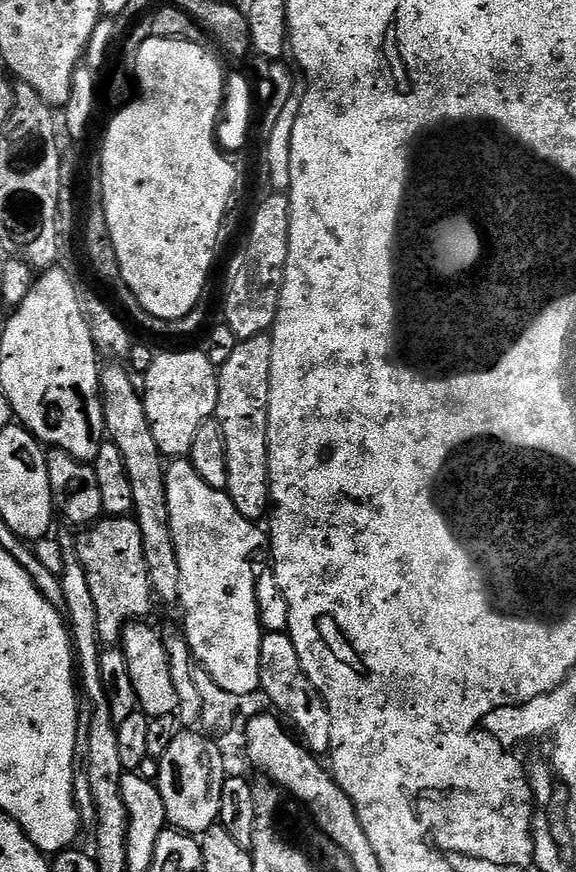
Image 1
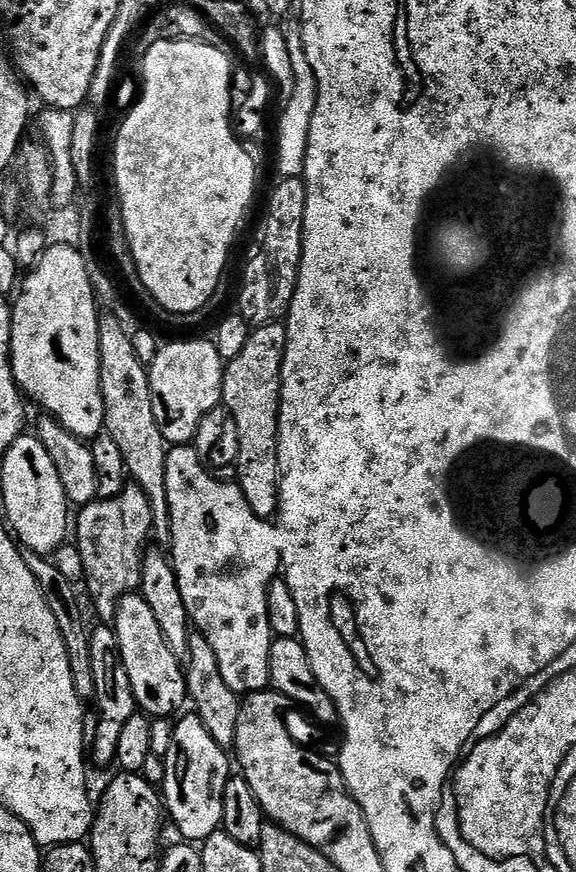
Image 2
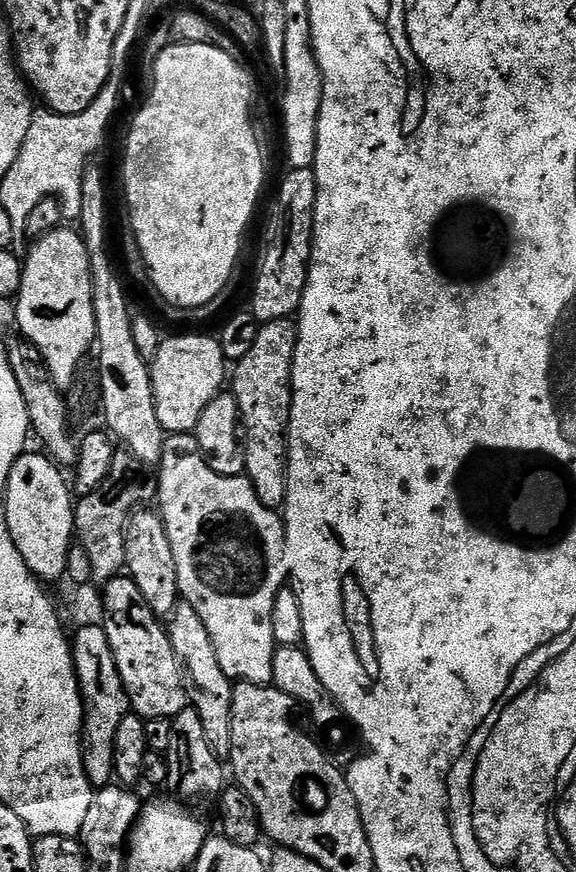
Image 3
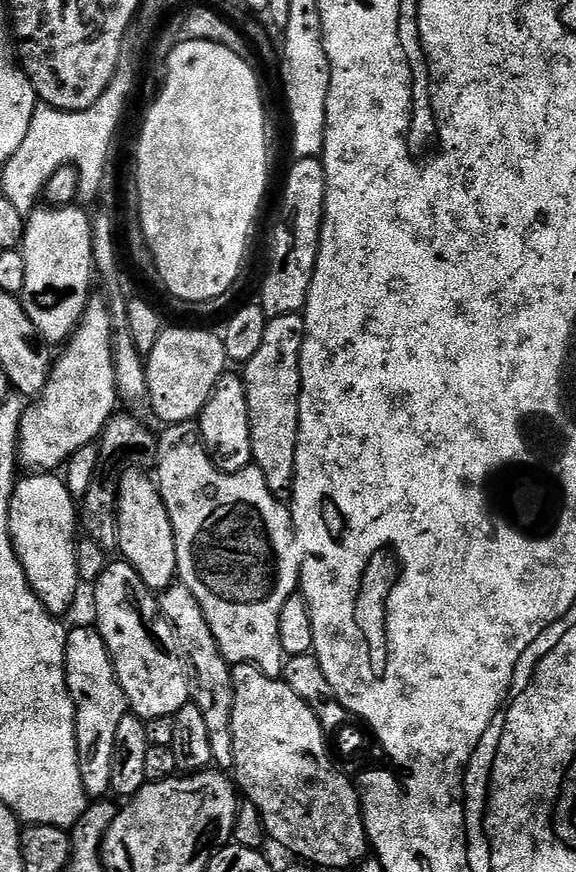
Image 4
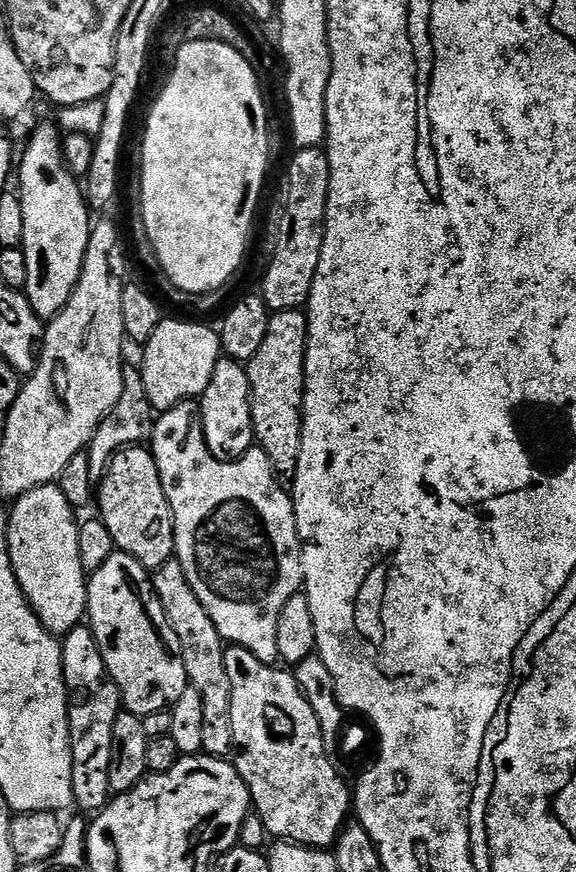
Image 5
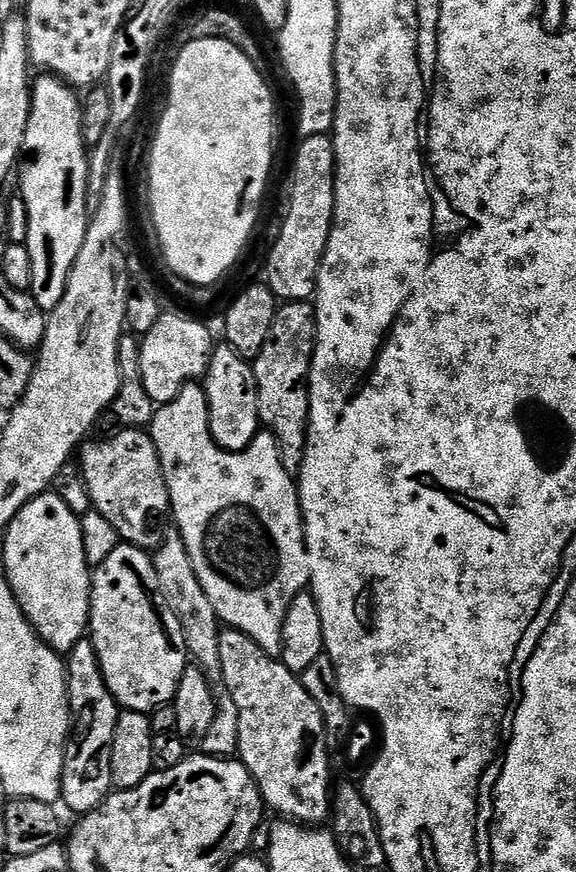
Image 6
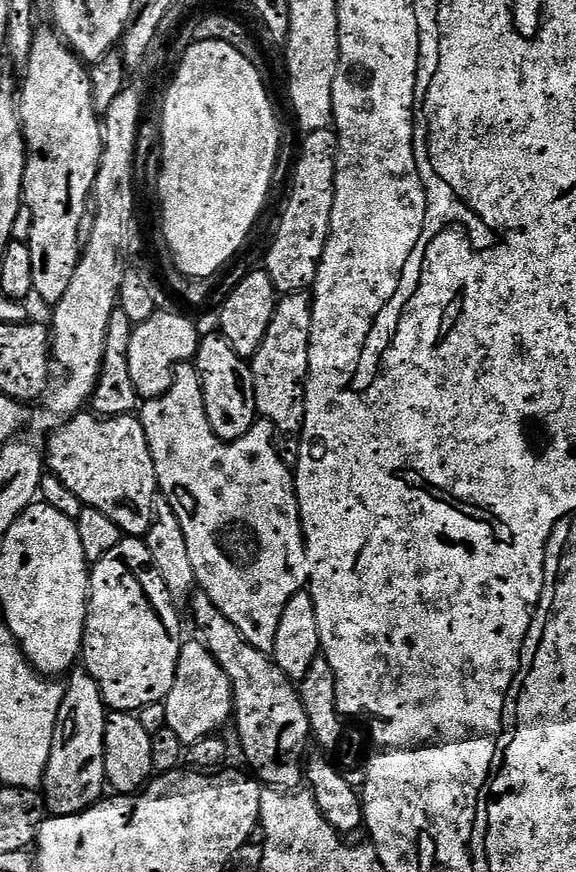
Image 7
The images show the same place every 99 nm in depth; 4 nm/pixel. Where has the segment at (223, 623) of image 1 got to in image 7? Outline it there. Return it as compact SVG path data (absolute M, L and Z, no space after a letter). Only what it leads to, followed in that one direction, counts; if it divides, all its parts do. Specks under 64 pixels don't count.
M191 363L181 364L176 369L176 377L170 386L170 390L166 390L166 394L162 394L153 400L144 400L141 403L138 409L138 419L142 422L142 426L146 430L146 438L150 442L159 491L163 495L164 492L168 495L165 496L167 503L172 505L172 509L178 514L178 520L182 522L182 530L186 534L186 548L190 550L190 562L194 566L199 591L210 597L214 602L214 606L218 606L218 610L222 610L222 614L226 614L226 618L230 618L230 622L234 622L234 626L238 626L238 630L256 649L269 654L275 653L278 626L282 622L282 614L286 610L290 598L294 598L300 592L305 591L310 584L308 548L304 544L304 527L300 521L300 503L296 493L296 478L290 464L287 464L280 457L280 452L276 449L277 428L268 420L260 418L257 419L256 425L242 438L231 442L220 440L218 434L214 434L214 430L208 421L208 411L204 405L204 391L202 390L200 374Z

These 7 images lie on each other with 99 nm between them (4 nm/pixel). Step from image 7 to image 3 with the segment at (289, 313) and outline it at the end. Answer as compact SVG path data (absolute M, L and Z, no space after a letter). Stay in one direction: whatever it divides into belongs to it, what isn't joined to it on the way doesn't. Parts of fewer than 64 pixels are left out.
M291 319L271 320L268 324L260 324L260 333L254 338L254 346L250 346L250 354L246 354L235 365L236 373L230 376L230 391L236 397L236 405L240 407L242 425L242 460L248 481L254 486L254 494L262 502L262 506L279 509L286 498L288 489L288 419L292 409L292 355L296 349L296 324Z

